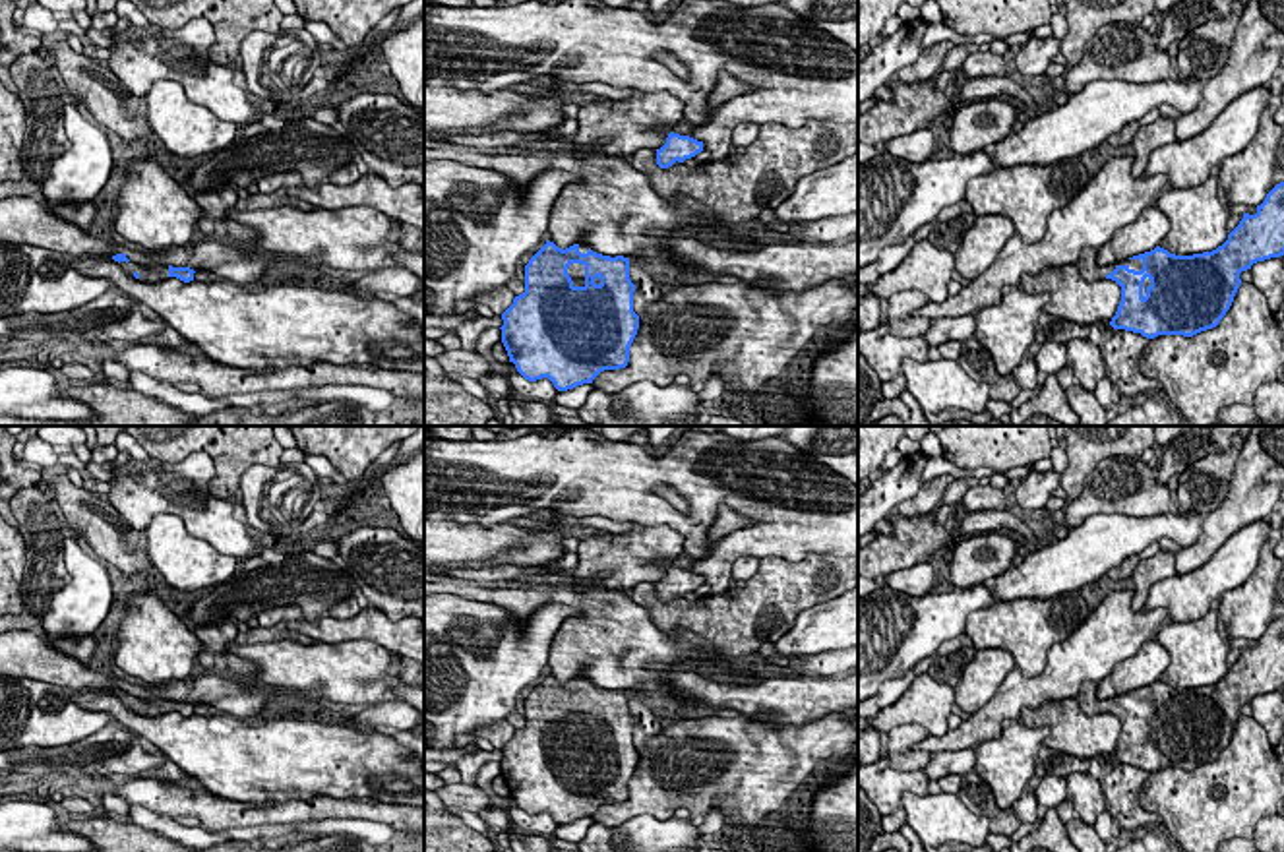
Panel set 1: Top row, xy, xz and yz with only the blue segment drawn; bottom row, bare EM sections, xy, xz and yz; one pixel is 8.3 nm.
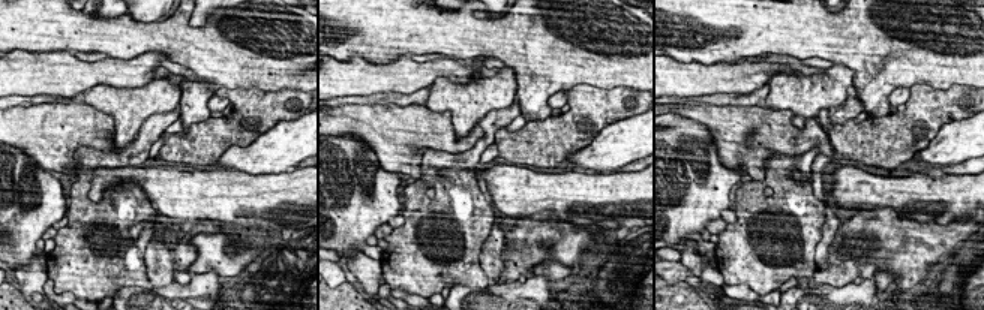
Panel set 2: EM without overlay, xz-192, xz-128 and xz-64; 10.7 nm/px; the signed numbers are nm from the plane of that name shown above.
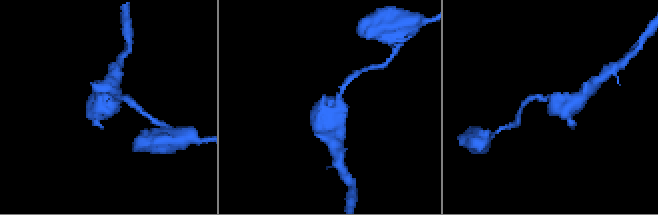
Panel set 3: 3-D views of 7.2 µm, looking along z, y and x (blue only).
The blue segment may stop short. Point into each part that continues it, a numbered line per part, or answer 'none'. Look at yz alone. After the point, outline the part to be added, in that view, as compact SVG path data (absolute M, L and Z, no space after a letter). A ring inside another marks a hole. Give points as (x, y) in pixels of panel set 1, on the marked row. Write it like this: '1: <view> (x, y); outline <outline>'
1: yz (1087, 266); outline M1083 248L1077 259L1077 269L1085 281L1102 281L1108 273L1112 273L1117 265L1127 265L1129 269L1141 271L1143 259L1123 259L1112 265L1098 265L1096 263L1096 250Z

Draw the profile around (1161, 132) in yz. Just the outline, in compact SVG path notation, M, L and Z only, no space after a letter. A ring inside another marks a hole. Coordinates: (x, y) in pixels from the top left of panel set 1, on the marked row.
M1158 116L1152 124L1141 126L1133 137L1135 161L1133 176L1141 178L1146 170L1148 157L1154 149L1176 141L1176 120L1168 116Z

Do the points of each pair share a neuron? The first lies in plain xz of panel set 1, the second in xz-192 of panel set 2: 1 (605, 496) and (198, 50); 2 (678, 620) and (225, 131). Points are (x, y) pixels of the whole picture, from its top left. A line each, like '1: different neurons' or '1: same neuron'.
1: same neuron
2: same neuron

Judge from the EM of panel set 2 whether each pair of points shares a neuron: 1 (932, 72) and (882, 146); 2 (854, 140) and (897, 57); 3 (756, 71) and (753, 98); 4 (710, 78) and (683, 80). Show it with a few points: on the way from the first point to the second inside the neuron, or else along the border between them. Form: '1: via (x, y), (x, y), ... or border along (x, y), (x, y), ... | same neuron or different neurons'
1: border along (959, 84), (947, 89), (914, 84), (909, 89) | different neurons
2: border along (888, 113), (879, 117), (867, 117) | different neurons
3: border along (765, 83), (747, 93), (720, 93) | different neurons
4: via (704, 80), (689, 80) | same neuron

